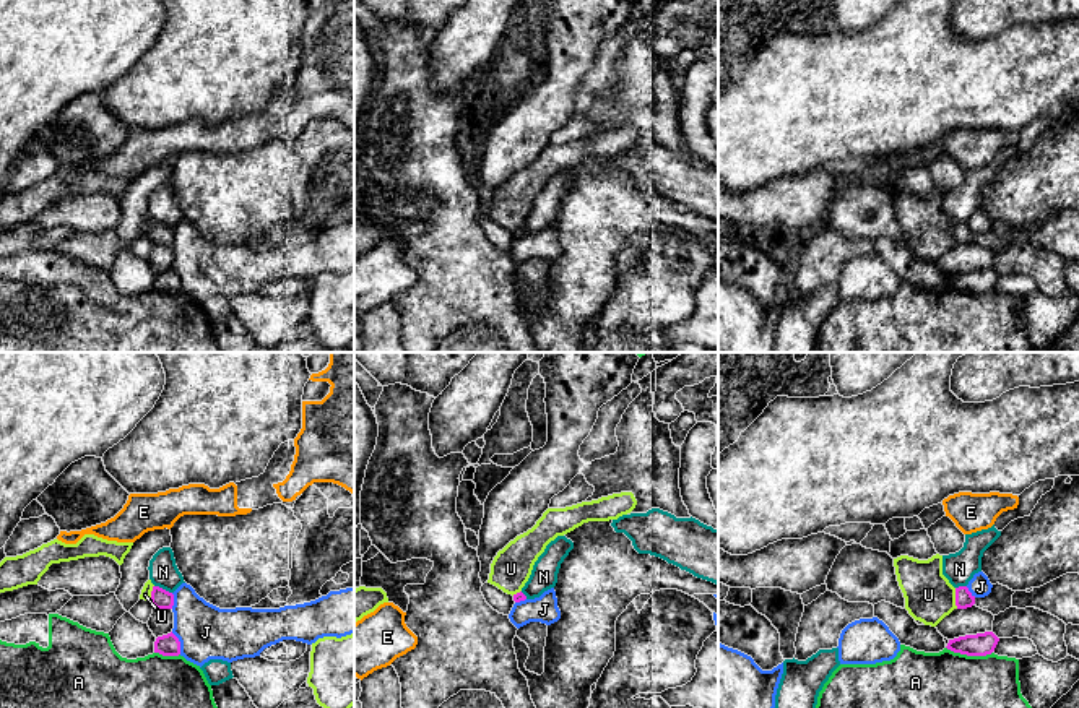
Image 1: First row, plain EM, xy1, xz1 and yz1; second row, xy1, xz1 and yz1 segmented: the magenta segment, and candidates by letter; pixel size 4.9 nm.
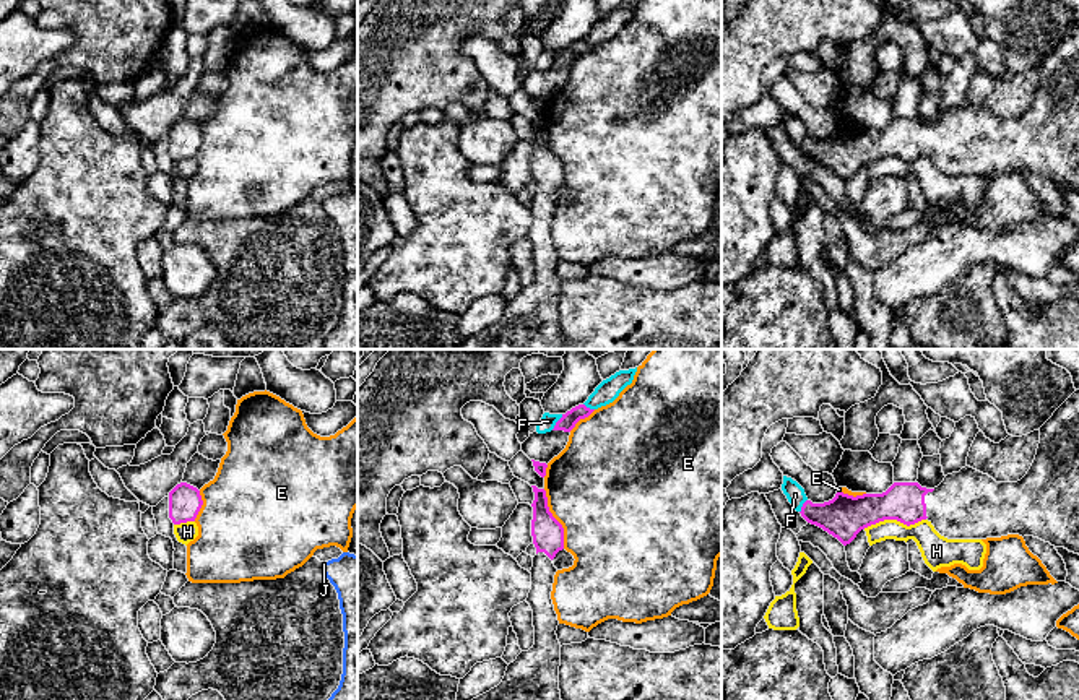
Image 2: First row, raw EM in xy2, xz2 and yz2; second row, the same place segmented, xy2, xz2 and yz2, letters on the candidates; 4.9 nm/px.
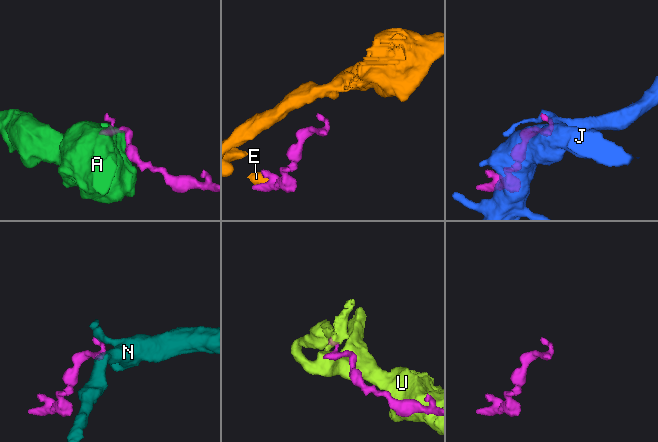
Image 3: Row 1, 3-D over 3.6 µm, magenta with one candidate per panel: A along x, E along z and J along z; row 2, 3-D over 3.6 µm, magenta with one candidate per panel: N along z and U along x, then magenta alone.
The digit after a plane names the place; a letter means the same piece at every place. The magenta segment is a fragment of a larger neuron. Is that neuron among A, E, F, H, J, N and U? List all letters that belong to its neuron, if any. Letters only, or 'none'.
none

